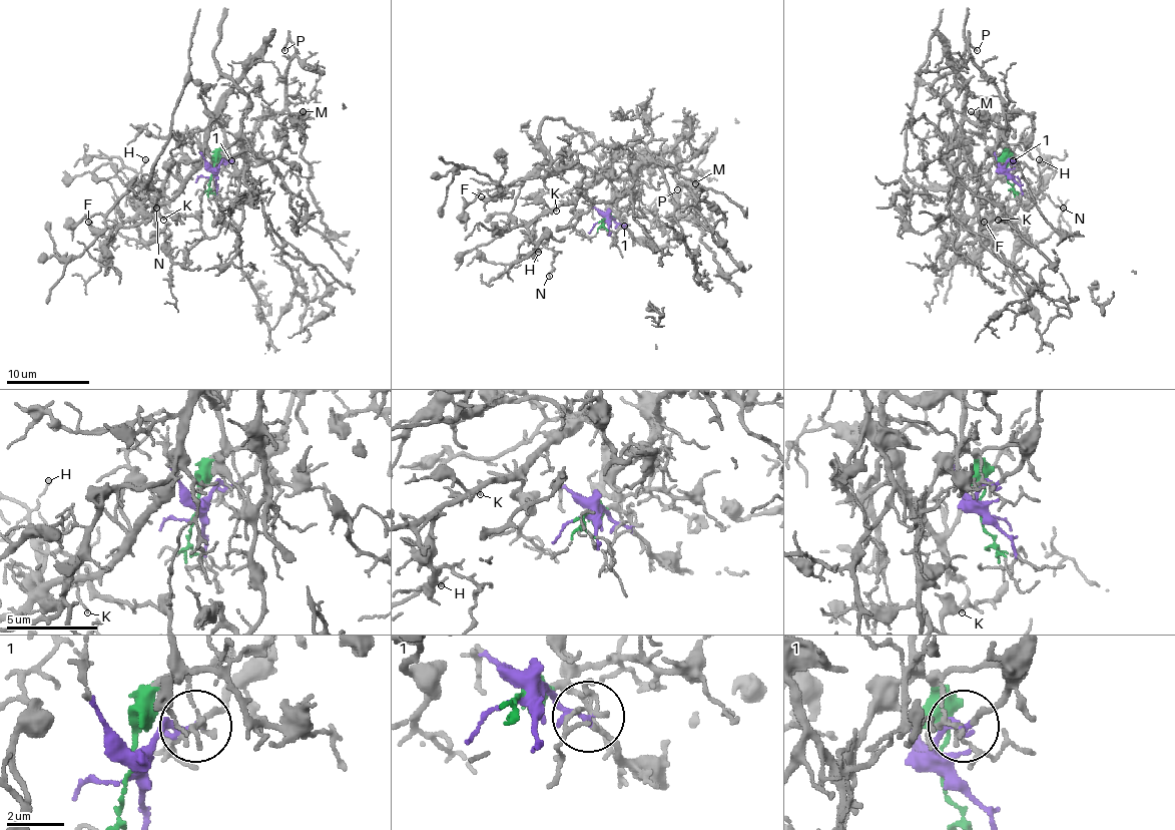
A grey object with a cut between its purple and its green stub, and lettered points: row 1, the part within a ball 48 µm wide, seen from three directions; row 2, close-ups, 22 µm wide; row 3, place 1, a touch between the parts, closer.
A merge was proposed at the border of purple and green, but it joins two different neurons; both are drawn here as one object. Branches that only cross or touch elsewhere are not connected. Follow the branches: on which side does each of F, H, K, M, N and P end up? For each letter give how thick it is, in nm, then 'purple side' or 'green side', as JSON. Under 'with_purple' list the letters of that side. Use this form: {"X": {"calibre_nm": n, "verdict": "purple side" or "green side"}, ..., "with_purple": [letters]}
{"F": {"calibre_nm": 160, "verdict": "green side"}, "H": {"calibre_nm": 130, "verdict": "green side"}, "K": {"calibre_nm": 80, "verdict": "green side"}, "M": {"calibre_nm": 160, "verdict": "purple side"}, "N": {"calibre_nm": 140, "verdict": "green side"}, "P": {"calibre_nm": 100, "verdict": "purple side"}, "with_purple": ["M", "P"]}

